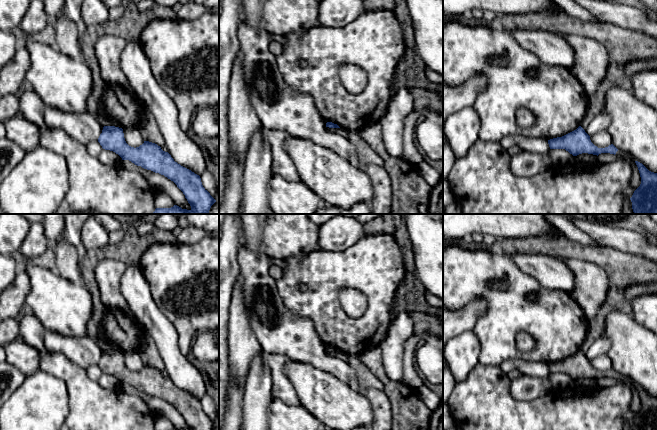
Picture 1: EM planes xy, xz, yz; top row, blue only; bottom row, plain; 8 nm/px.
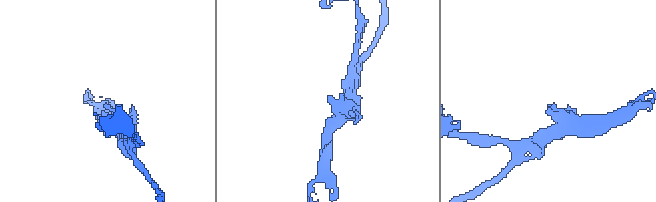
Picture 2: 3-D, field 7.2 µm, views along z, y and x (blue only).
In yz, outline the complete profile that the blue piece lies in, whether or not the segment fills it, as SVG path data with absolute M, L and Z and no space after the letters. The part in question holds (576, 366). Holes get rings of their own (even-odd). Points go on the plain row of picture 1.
M579 350L576 354L562 360L548 364L550 373L565 373L573 380L582 377L599 379L601 377L616 378L618 373L613 369L605 372L598 372L591 364L585 354Z

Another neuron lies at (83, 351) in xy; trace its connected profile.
M45 331L44 353L62 353L76 365L86 369L91 365L98 364L103 350L89 336L68 337L54 331Z

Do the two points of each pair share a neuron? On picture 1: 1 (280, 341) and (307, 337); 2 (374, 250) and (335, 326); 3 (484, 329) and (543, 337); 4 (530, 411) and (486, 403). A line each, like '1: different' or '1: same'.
1: same
2: same
3: same
4: same

